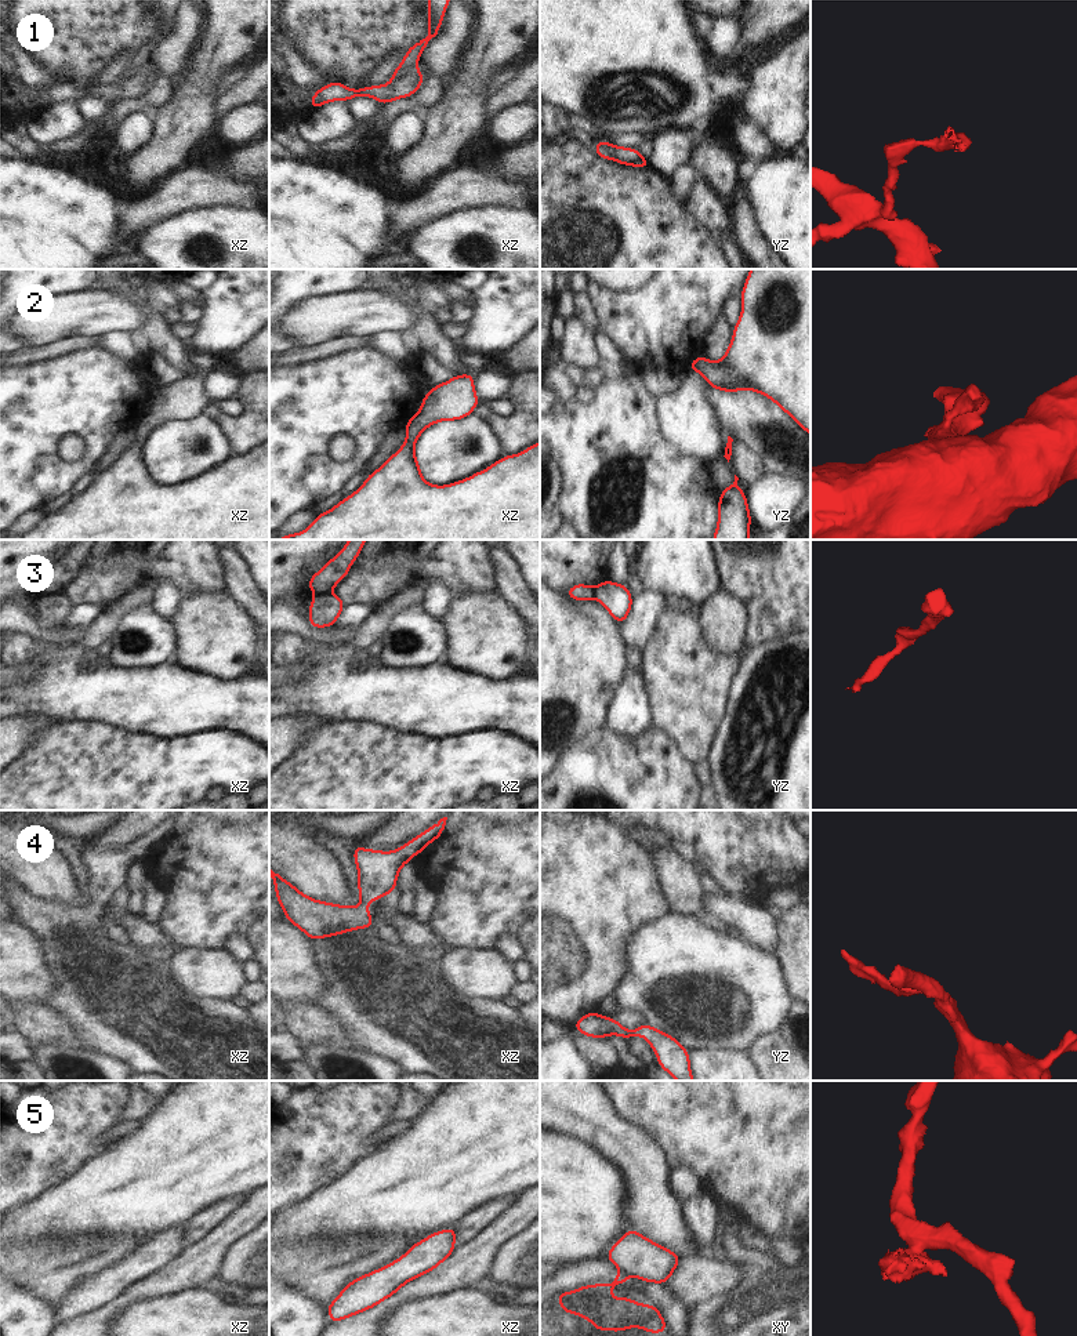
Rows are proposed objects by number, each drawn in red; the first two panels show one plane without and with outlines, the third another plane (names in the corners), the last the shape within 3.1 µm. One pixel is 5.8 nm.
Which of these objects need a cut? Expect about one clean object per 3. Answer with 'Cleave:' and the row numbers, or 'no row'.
Cleave: 1, 3, 5.

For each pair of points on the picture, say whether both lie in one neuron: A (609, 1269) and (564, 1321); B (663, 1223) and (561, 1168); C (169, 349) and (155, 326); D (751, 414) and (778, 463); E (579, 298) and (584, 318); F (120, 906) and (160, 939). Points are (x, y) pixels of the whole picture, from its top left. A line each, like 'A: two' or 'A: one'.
A: one
B: two
C: one
D: one
E: one
F: one

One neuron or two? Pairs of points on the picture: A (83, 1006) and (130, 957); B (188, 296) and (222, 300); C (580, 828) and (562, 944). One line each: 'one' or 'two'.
A: one
B: two
C: one

